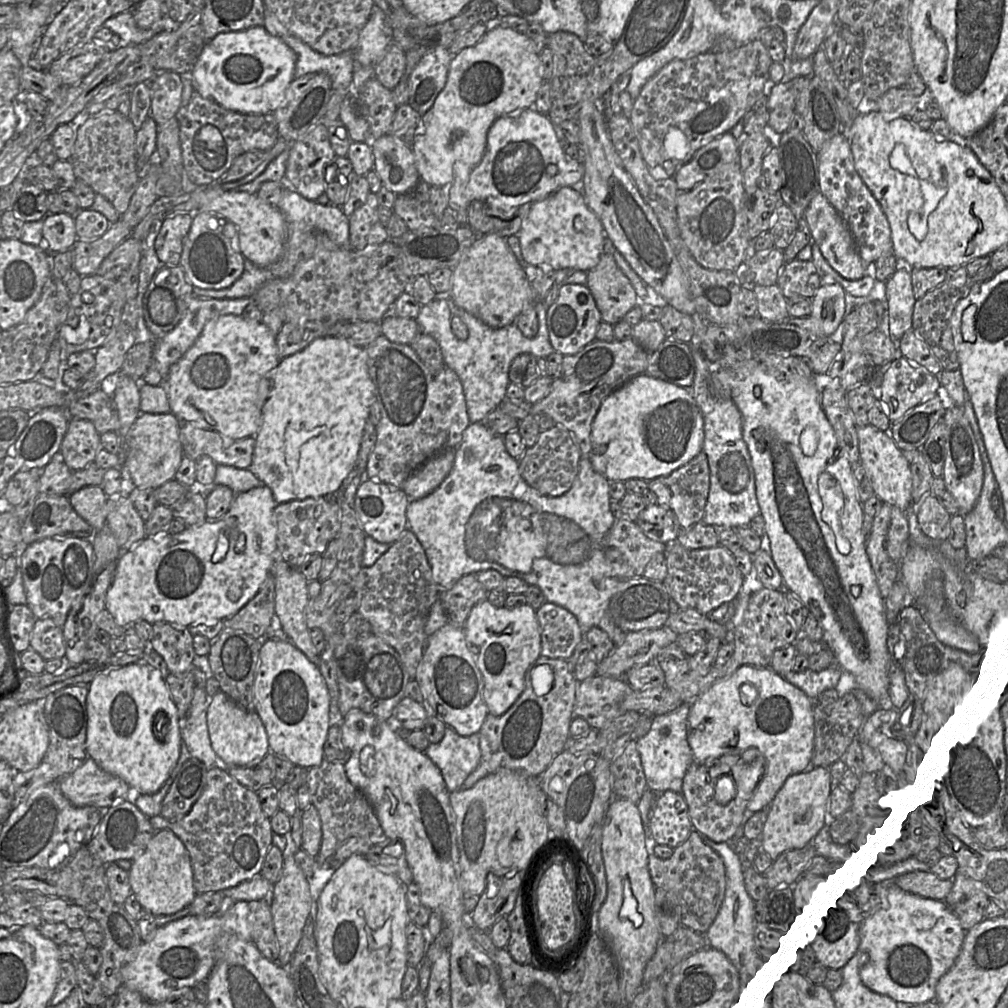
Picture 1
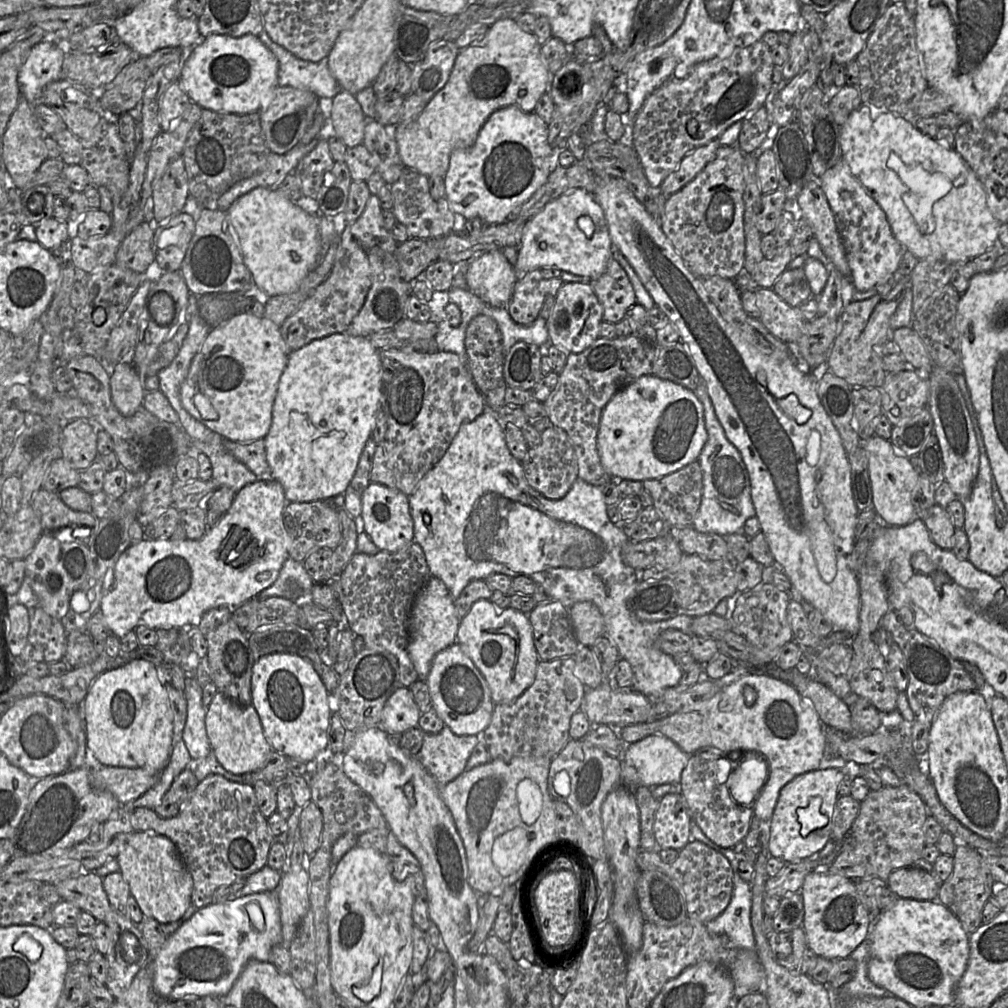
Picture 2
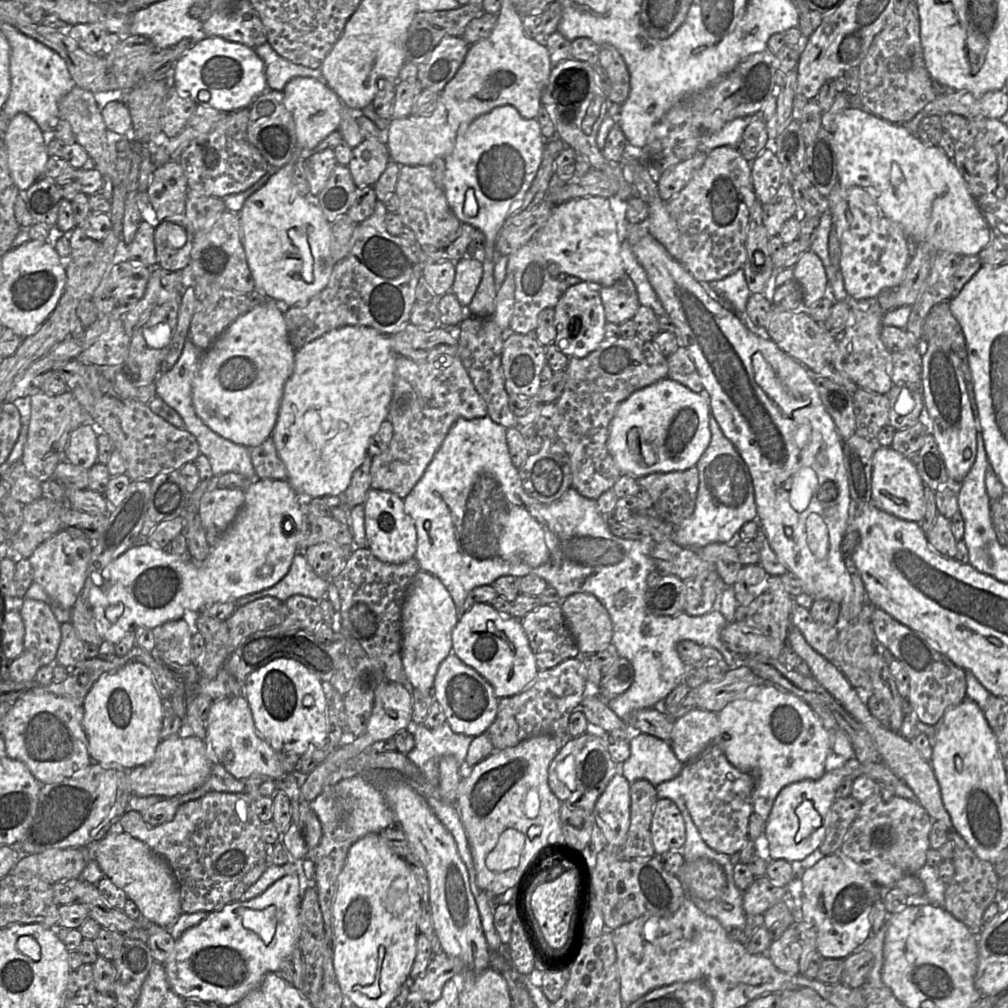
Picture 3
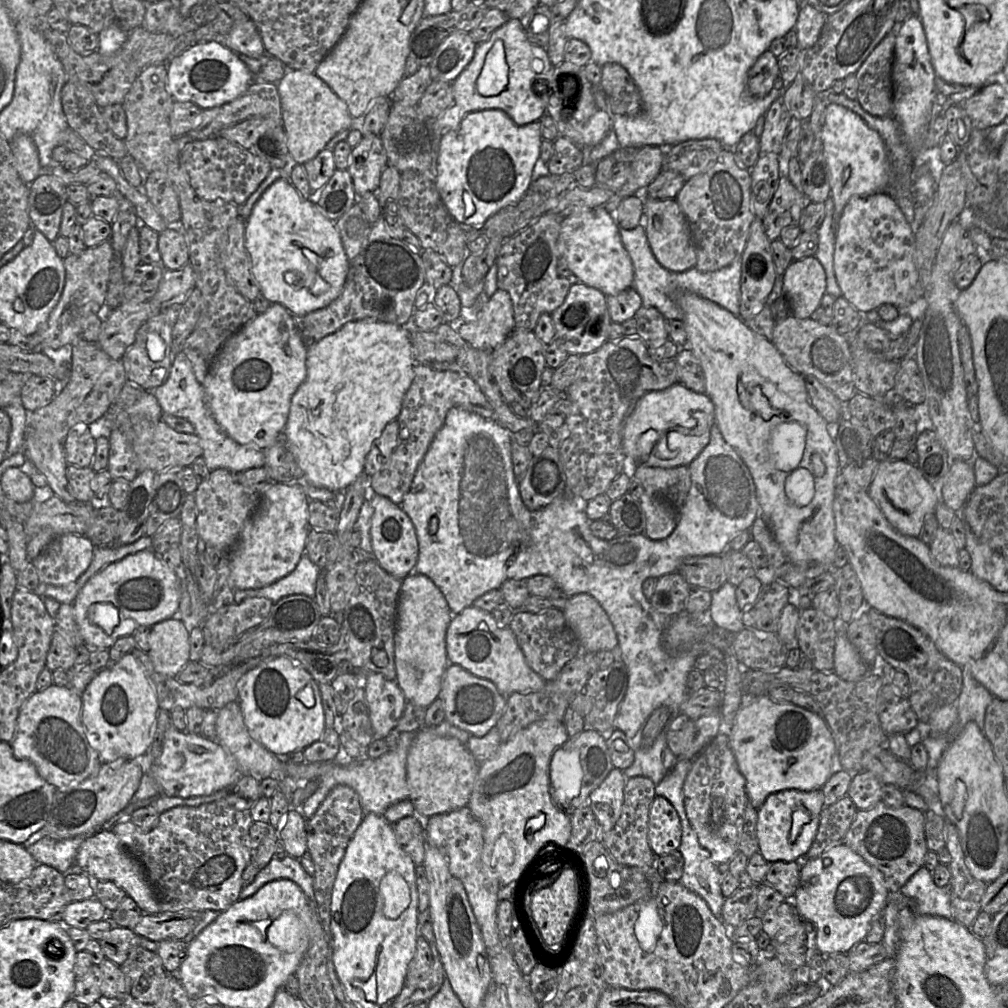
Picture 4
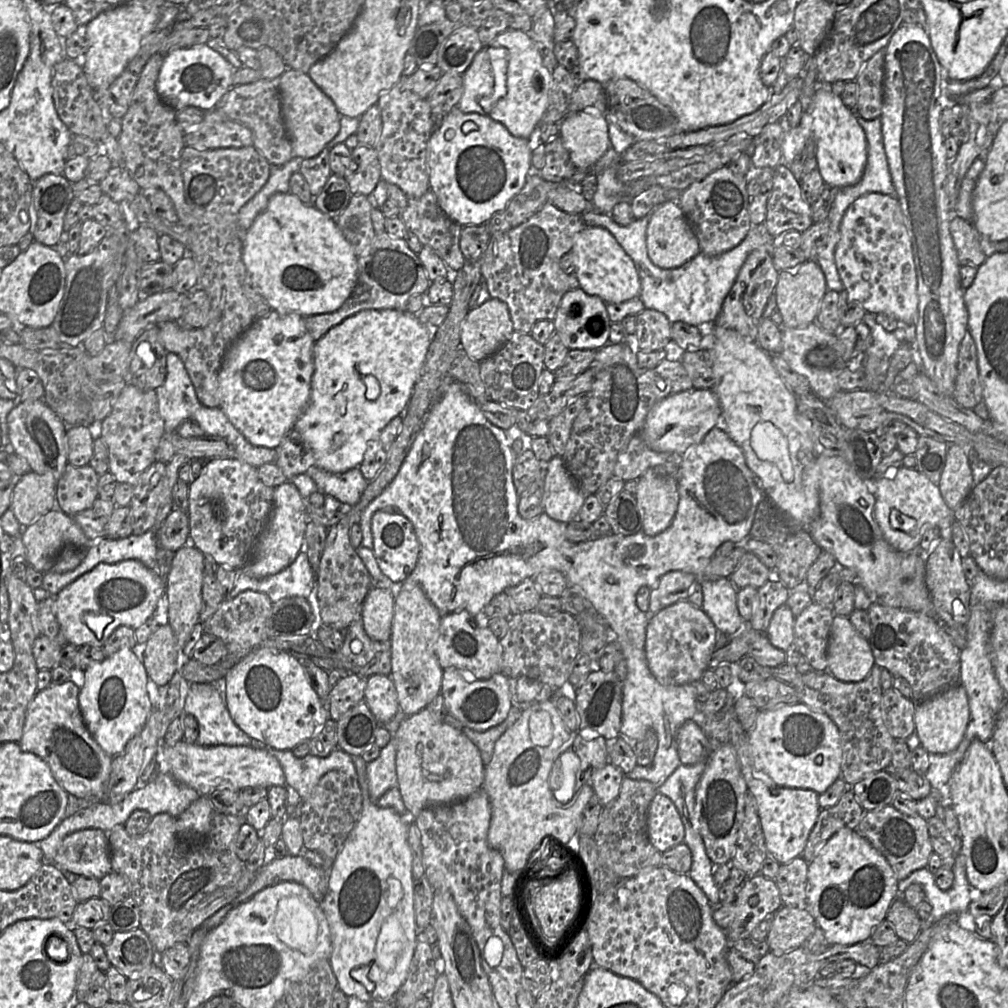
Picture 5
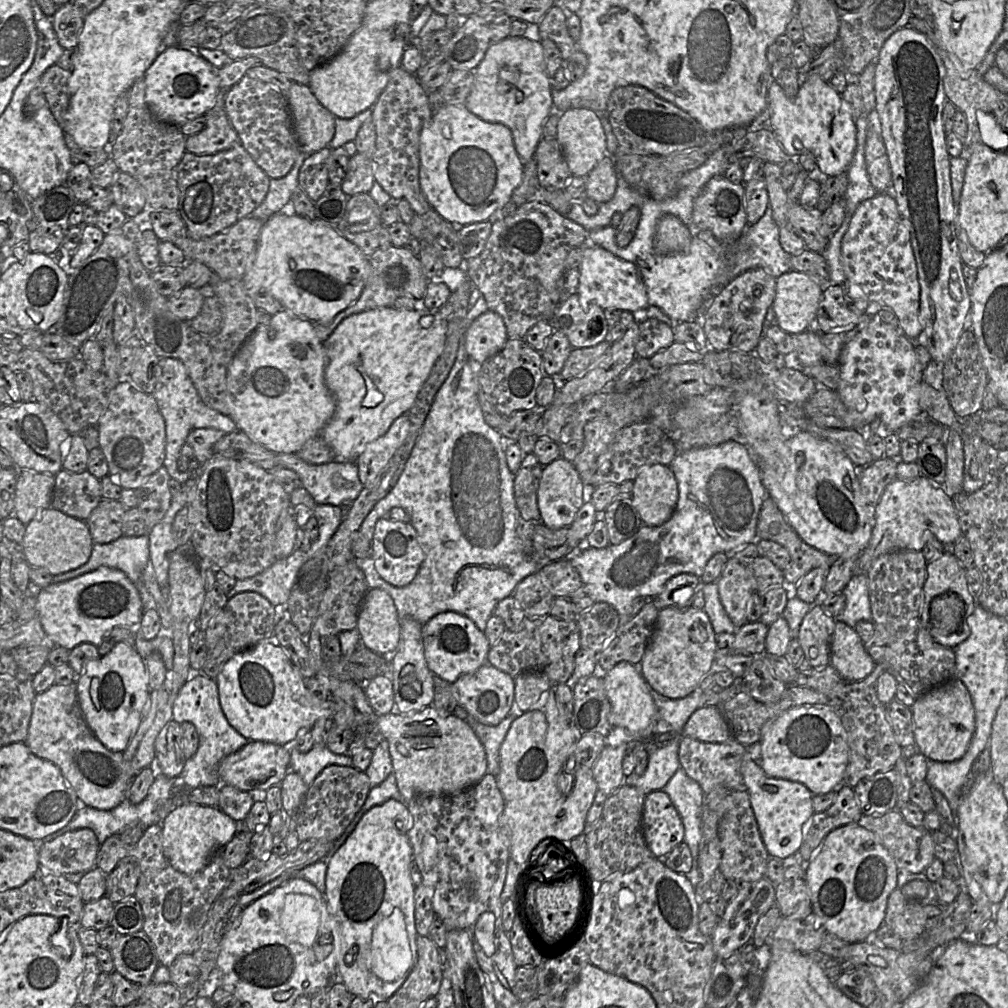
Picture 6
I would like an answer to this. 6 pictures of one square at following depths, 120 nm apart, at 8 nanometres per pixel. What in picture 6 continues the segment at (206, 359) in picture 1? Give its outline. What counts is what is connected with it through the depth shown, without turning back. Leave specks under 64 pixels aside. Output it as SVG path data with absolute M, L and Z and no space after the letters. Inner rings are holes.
M283 309L274 314L267 324L260 324L239 348L231 360L227 370L227 389L230 399L230 417L251 440L261 444L268 450L278 453L296 454L311 438L318 437L334 415L336 404L333 395L326 386L324 373L327 364L327 355L324 342L317 336L312 322L298 317L292 311Z

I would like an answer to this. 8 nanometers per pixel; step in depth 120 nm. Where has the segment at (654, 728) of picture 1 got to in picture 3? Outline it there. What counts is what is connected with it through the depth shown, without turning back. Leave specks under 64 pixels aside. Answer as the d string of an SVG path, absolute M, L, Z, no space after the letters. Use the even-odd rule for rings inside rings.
M632 733L630 757L619 766L619 773L629 783L644 779L656 787L679 776L683 766L669 742L643 733Z

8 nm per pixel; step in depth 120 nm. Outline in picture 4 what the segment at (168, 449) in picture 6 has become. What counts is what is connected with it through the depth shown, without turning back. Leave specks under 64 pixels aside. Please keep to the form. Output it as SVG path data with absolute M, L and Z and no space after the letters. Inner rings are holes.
M183 352L173 359L170 374L164 384L152 391L163 413L188 420L195 428L203 448L202 457L210 471L227 469L233 473L264 467L265 454L255 444L241 445L230 438L214 419L205 399L202 385L197 381L191 362Z

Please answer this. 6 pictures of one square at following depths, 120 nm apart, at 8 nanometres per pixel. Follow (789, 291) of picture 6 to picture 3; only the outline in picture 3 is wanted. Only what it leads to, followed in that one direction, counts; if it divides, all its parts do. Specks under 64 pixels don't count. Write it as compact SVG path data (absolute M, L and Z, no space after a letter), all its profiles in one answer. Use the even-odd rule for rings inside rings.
M805 251L793 267L793 279L800 285L803 294L803 308L808 309L828 294L828 278L820 258Z

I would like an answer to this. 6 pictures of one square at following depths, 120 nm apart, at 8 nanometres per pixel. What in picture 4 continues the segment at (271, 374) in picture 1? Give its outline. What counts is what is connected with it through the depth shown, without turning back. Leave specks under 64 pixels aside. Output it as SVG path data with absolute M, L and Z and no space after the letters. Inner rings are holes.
M369 320L351 321L335 333L324 337L316 344L307 348L307 375L291 399L289 415L283 431L290 452L305 474L306 484L326 488L332 492L345 492L345 490L364 473L365 458L370 451L372 443L381 436L386 425L396 420L400 414L403 398L414 378L414 365L415 362L412 356L409 332L402 326L386 322Z

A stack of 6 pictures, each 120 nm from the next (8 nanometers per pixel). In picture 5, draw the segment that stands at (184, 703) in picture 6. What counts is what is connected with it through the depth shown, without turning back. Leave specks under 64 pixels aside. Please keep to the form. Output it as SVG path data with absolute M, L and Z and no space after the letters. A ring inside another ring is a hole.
M192 683L185 698L183 714L193 715L199 726L196 744L201 746L250 746L251 738L231 718L225 700L211 683Z

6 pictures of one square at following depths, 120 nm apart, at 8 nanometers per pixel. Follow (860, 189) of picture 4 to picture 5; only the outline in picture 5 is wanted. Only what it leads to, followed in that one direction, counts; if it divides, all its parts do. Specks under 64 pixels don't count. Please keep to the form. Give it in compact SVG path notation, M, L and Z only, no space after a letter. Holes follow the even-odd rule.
M821 83L819 85L811 100L809 108L806 111L803 111L801 122L797 127L785 128L784 125L784 139L782 143L782 158L785 161L784 166L789 168L795 156L805 149L806 141L809 138L813 138L815 142L817 169L825 184L839 189L854 185L860 181L867 163L867 141L865 132L857 122L855 111L845 106L840 96L832 92L831 84Z

